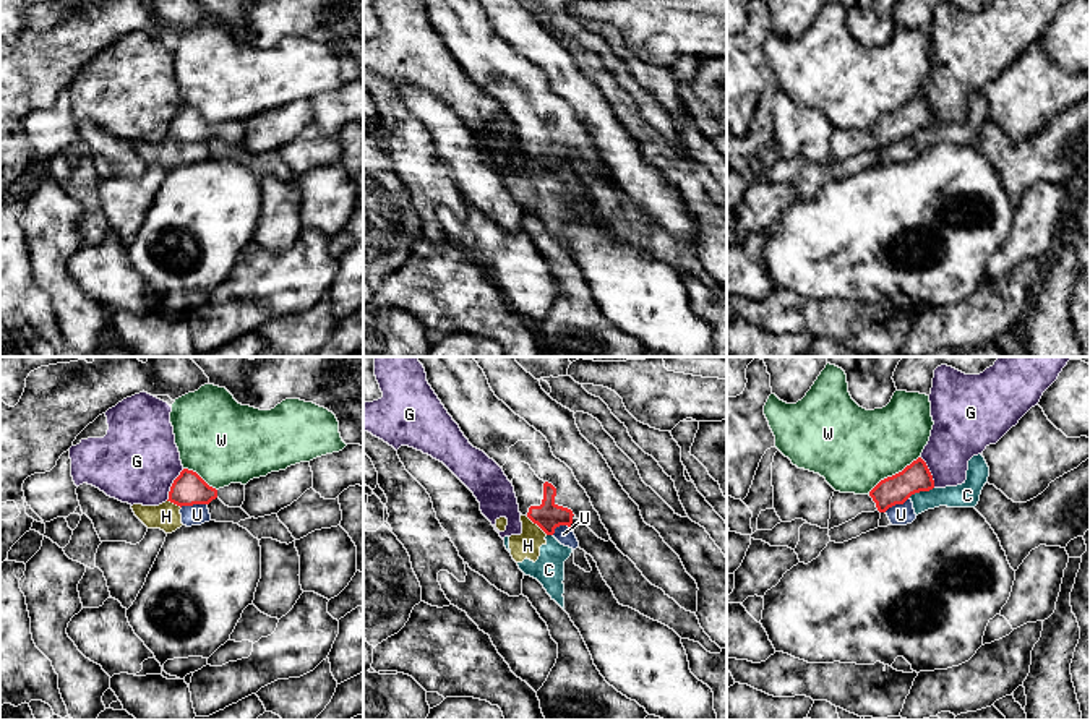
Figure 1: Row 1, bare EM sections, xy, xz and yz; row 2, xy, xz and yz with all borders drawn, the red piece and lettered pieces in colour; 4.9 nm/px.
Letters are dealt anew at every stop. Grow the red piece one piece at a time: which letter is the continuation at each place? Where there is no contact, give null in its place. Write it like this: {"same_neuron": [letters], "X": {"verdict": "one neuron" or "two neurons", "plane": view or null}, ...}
{"same_neuron": [], "C": {"verdict": "two neurons", "plane": "yz"}, "G": {"verdict": "two neurons", "plane": "xy"}, "H": {"verdict": "two neurons", "plane": "xz"}, "U": {"verdict": "two neurons", "plane": "xy"}, "W": {"verdict": "two neurons", "plane": "yz"}}

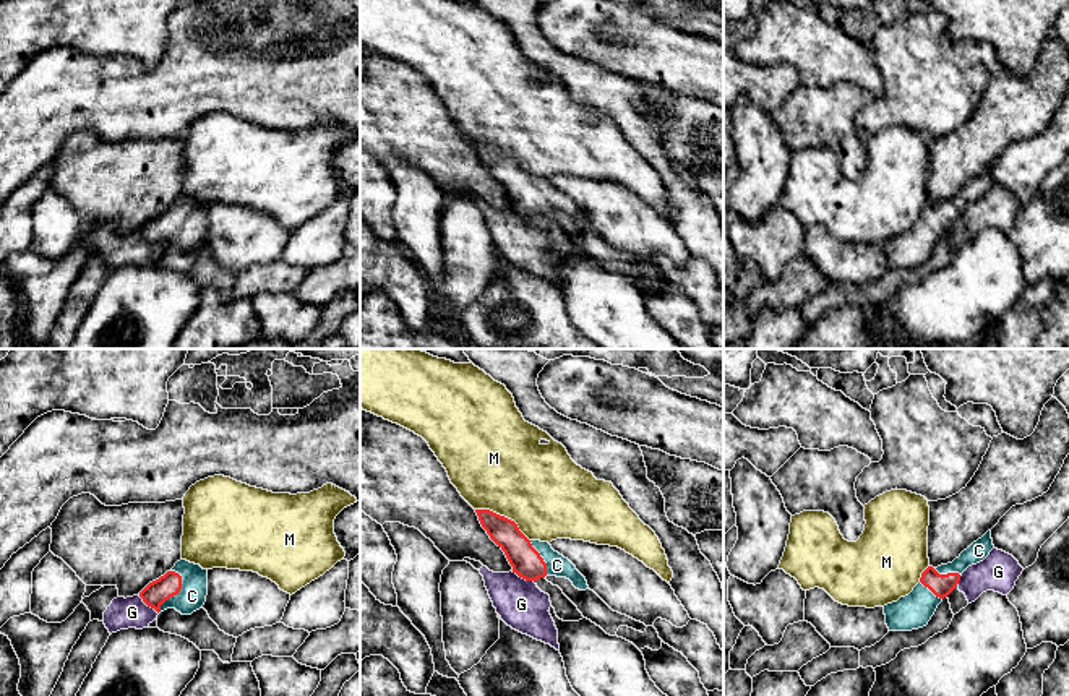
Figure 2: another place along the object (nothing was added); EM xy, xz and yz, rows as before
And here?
{"same_neuron": ["C"], "C": {"verdict": "one neuron", "plane": "xy"}, "G": {"verdict": "two neurons", "plane": "xy"}, "M": {"verdict": "two neurons", "plane": "xz"}}

